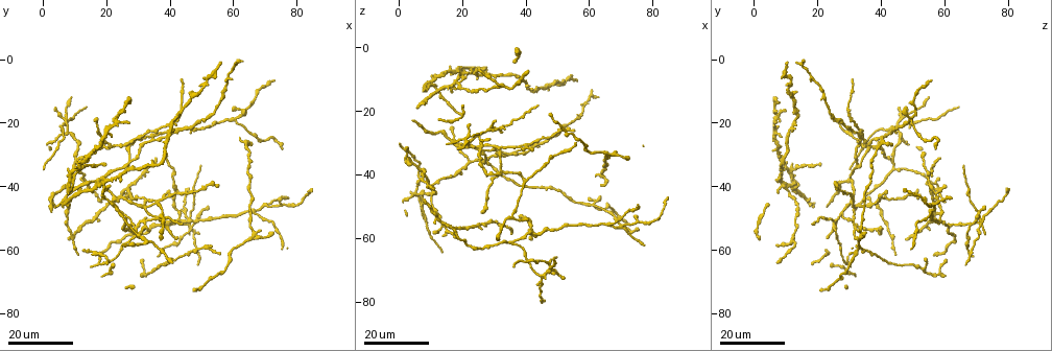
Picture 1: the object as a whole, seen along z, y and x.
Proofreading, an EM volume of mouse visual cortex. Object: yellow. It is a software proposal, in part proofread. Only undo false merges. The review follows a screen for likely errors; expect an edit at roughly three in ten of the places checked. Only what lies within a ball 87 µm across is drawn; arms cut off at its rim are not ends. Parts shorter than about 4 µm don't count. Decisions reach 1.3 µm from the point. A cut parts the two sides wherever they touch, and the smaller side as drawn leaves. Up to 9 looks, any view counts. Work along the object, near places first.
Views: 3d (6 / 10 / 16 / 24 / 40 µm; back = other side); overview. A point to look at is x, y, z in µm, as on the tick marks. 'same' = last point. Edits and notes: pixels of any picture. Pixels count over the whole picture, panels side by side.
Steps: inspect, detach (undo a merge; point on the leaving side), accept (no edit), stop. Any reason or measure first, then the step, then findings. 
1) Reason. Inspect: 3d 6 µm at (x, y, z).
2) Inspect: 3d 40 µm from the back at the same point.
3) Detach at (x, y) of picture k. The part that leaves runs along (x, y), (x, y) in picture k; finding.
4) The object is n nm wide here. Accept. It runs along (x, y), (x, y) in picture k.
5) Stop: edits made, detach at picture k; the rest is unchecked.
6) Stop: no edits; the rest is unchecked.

A fork. Inspect: 3d 24 µm at (36.0, 52.5, 61.0).

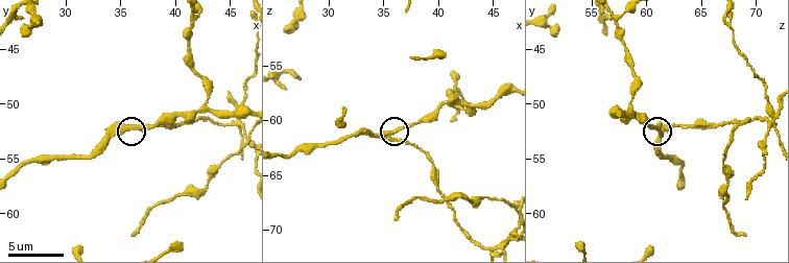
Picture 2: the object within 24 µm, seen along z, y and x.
Inspect: 3d 10 µm at (35.4, 52.2, 61.4).

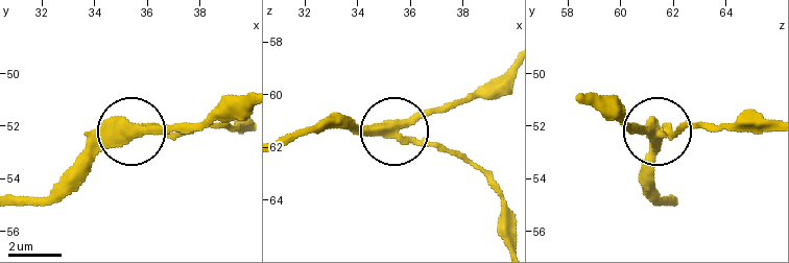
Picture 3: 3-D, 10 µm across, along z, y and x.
The side arm is 26 µm long. Detach at (428, 144) of picture 3. The part that leaves runs along (659, 135), (665, 128), (671, 135), (680, 128), (766, 128) in picture 3; a second neuron is stuck on.

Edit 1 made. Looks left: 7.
Inspect: overview.

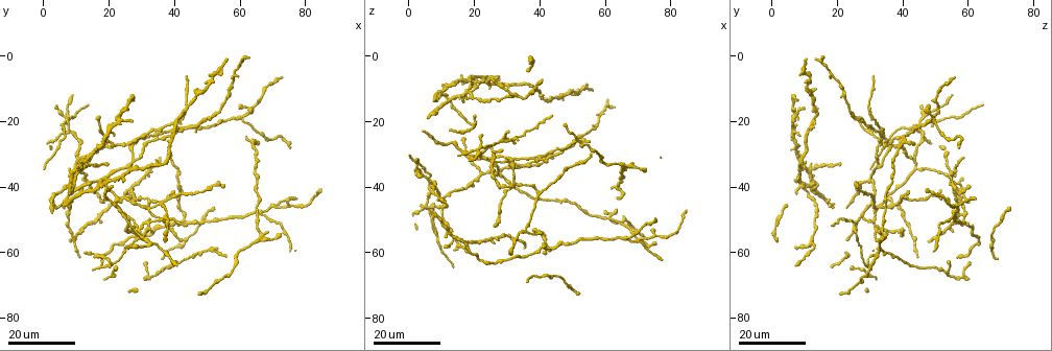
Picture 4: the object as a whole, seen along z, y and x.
Inspect: 3d 16 µm at (32.5, 58.0, 12.0).

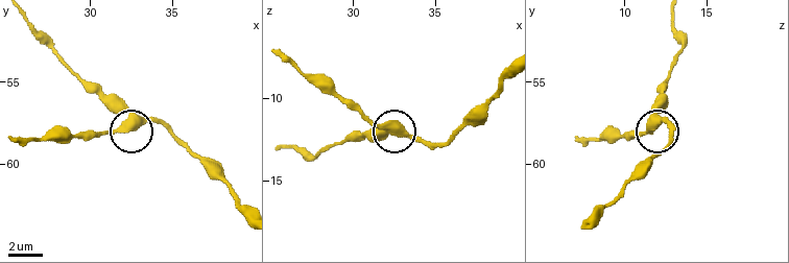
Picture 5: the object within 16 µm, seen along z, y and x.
Inspect: 3d 6 µm at (32.1, 57.8, 11.7).

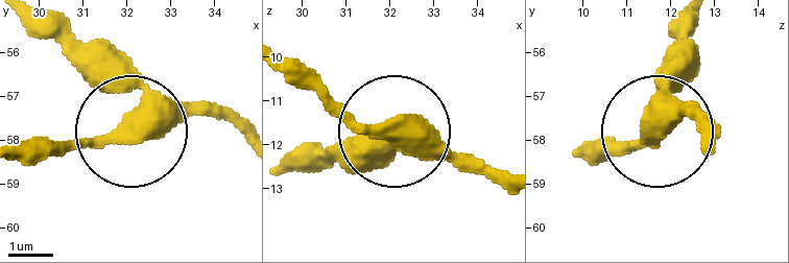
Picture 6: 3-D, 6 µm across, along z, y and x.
Accept. It runs along (48, 27), (126, 94), (134, 117), (93, 139), (41, 139) in picture 6; continuous, no second neuron.

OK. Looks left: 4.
Four-way junction. Inspect: 3d 16 µm at (67.0, 55.5, 33.5).

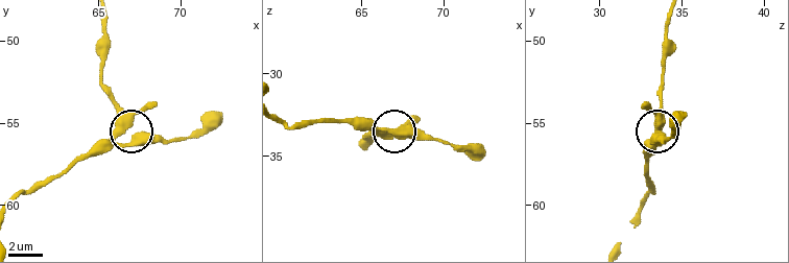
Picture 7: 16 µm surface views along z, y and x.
Closer look. Inspect: 3d 10 µm at (66.7, 55.2, 33.7).

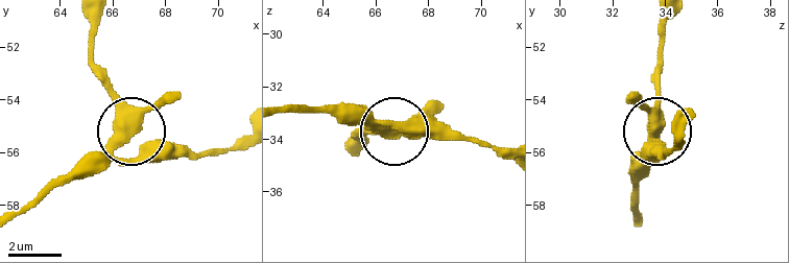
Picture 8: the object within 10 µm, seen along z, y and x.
4 arms meet here. Accept. Continuous, no second neuron.

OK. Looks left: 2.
Stop: edits made, detach at picture 3; the rest is unchecked.

